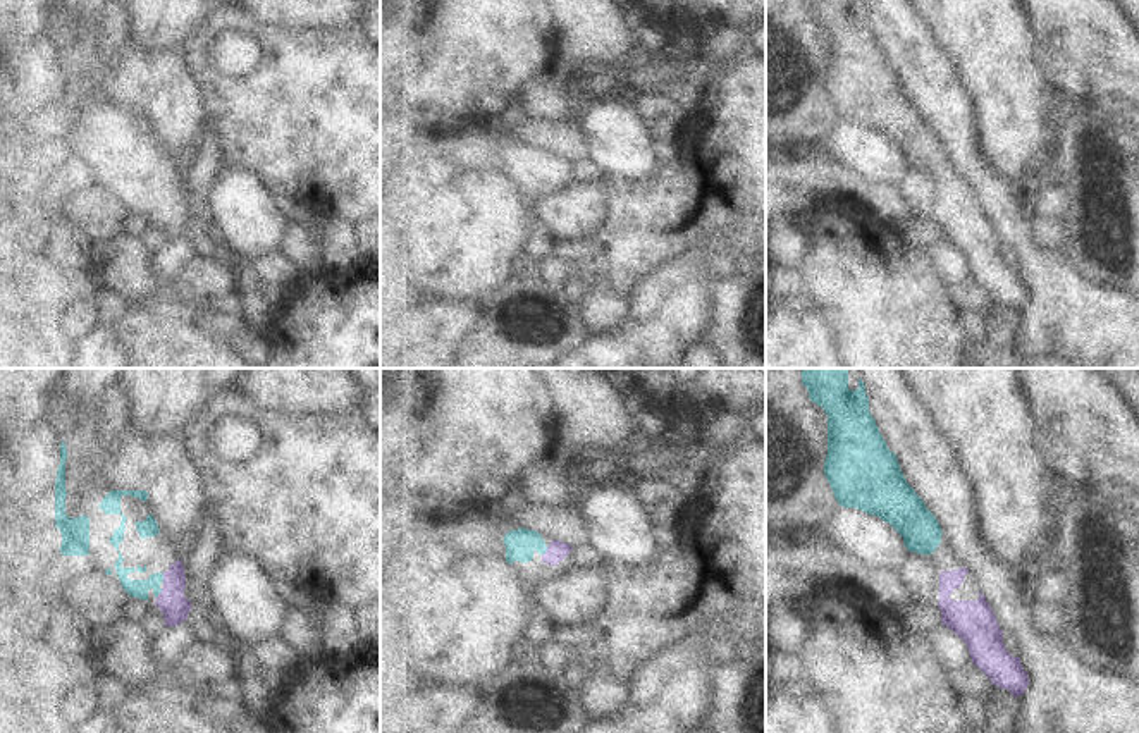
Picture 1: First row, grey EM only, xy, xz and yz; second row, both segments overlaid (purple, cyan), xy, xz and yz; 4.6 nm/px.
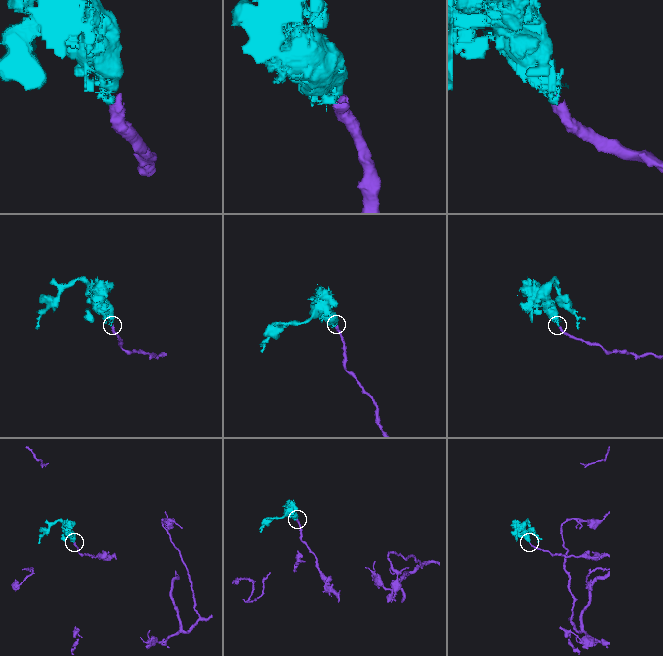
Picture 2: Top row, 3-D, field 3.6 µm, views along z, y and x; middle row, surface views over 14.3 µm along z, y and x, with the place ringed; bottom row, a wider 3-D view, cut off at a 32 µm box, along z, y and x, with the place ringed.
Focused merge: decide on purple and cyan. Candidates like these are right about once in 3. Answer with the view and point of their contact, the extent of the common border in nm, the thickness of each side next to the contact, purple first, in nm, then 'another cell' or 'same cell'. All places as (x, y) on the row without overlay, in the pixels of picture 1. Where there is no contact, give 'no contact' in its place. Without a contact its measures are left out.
meets purple in xz at (546, 166); contact 50 nm long; 90 nm thick on the purple side, 140 nm on the other; same cell

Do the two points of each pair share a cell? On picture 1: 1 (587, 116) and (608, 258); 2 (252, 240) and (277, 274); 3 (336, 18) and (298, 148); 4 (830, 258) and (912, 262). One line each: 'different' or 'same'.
1: different
2: different
3: different
4: same

